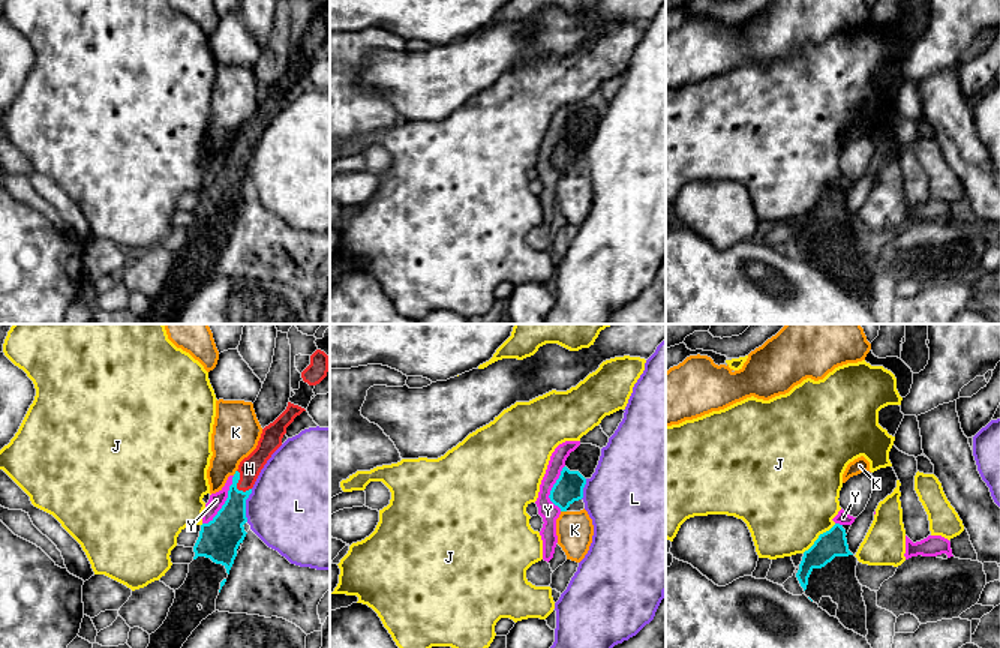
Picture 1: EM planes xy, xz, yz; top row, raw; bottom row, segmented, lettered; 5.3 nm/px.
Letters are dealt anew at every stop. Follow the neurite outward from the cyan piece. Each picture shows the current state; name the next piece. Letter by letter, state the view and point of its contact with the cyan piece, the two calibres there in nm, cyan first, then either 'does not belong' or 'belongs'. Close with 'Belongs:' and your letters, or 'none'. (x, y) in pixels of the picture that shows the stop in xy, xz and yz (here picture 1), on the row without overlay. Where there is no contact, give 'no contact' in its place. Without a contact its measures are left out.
H: meets cyan in xy at (236, 150); 190 nm thick on the cyan side, 120 nm on the other; belongs
J: meets cyan in yz at (819, 201); 150 nm thick on the cyan side, 480 nm on the other; does not belong
K: meets cyan in xz at (564, 174); 160 nm thick on the cyan side, 200 nm on the other; does not belong
L: meets cyan in xy at (245, 170); 220 nm thick on the cyan side, 460 nm on the other; does not belong
Y: meets cyan in xy at (225, 165); 220 nm thick on the cyan side, 80 nm on the other; does not belong
Belongs: H

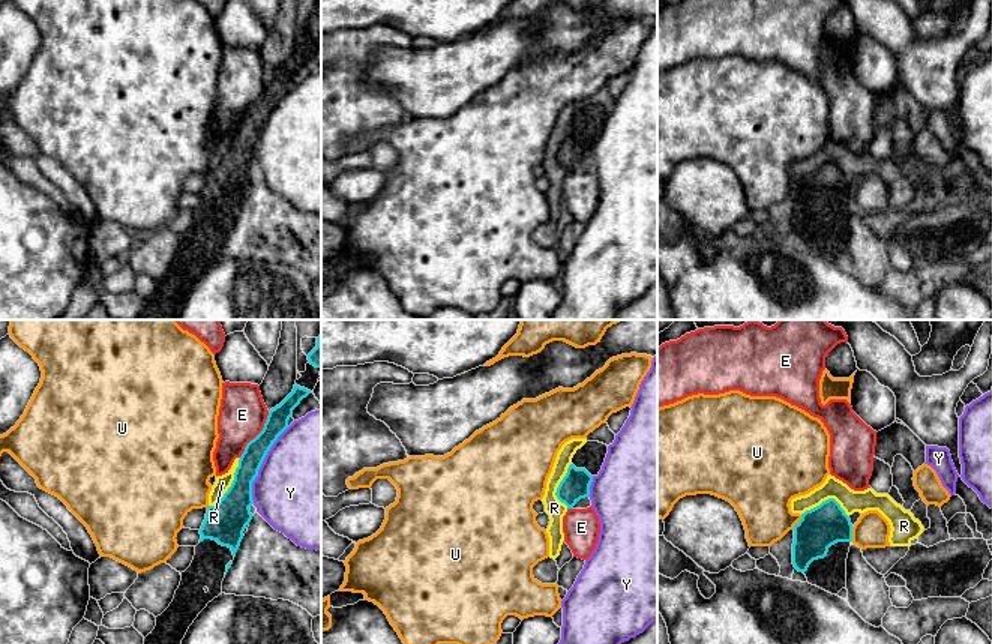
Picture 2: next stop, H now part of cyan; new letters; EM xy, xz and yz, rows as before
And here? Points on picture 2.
E: meets cyan in xy at (258, 98); 120 nm thick on the cyan side, 260 nm on the other; does not belong
R: meets cyan in xy at (231, 147); 220 nm thick on the cyan side, 80 nm on the other; does not belong
U: meets cyan in yz at (799, 186); 220 nm thick on the cyan side, 320 nm on the other; does not belong
Y: meets cyan in xy at (260, 129); 160 nm thick on the cyan side, 500 nm on the other; does not belong
Belongs: none

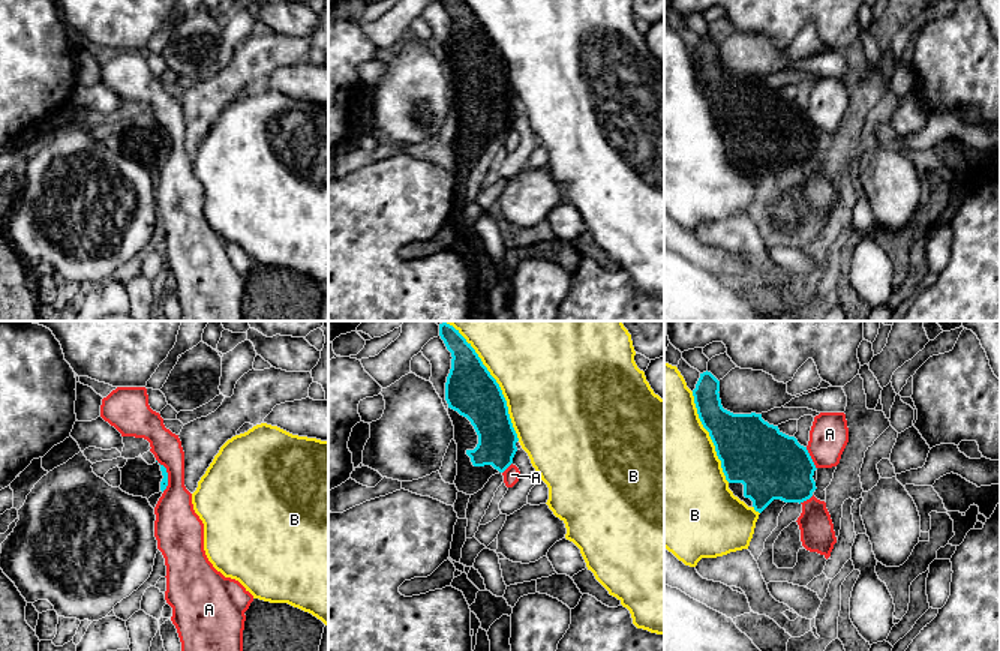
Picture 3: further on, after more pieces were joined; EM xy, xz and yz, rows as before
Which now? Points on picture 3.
A: meets cyan in xy at (167, 140); 50 nm thick on the cyan side, 220 nm on the other; does not belong
B: meets cyan in xz at (500, 53); 280 nm thick on the cyan side, 480 nm on the other; does not belong
Belongs: none

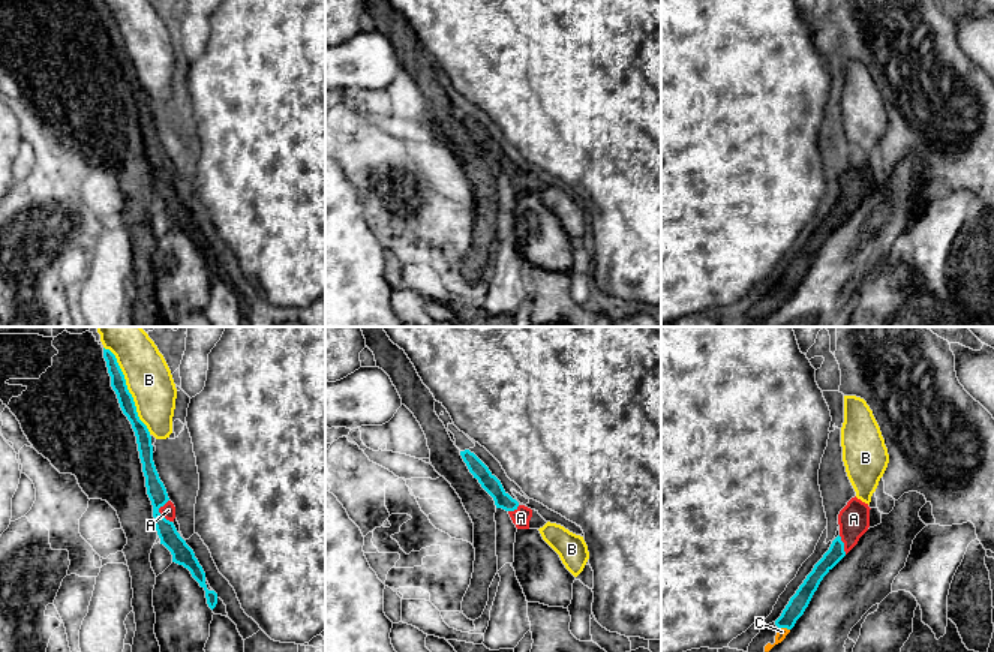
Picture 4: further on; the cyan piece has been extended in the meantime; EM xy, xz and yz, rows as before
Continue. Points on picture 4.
A: meets cyan in xy at (158, 176); 100 nm thick on the cyan side, 80 nm on the other; belongs
B: meets cyan in xy at (128, 54); 80 nm thick on the cyan side, 240 nm on the other; does not belong
C: meets cyan in yz at (784, 291); 100 nm thick on the cyan side, 60 nm on the other; belongs
Belongs: A, C

